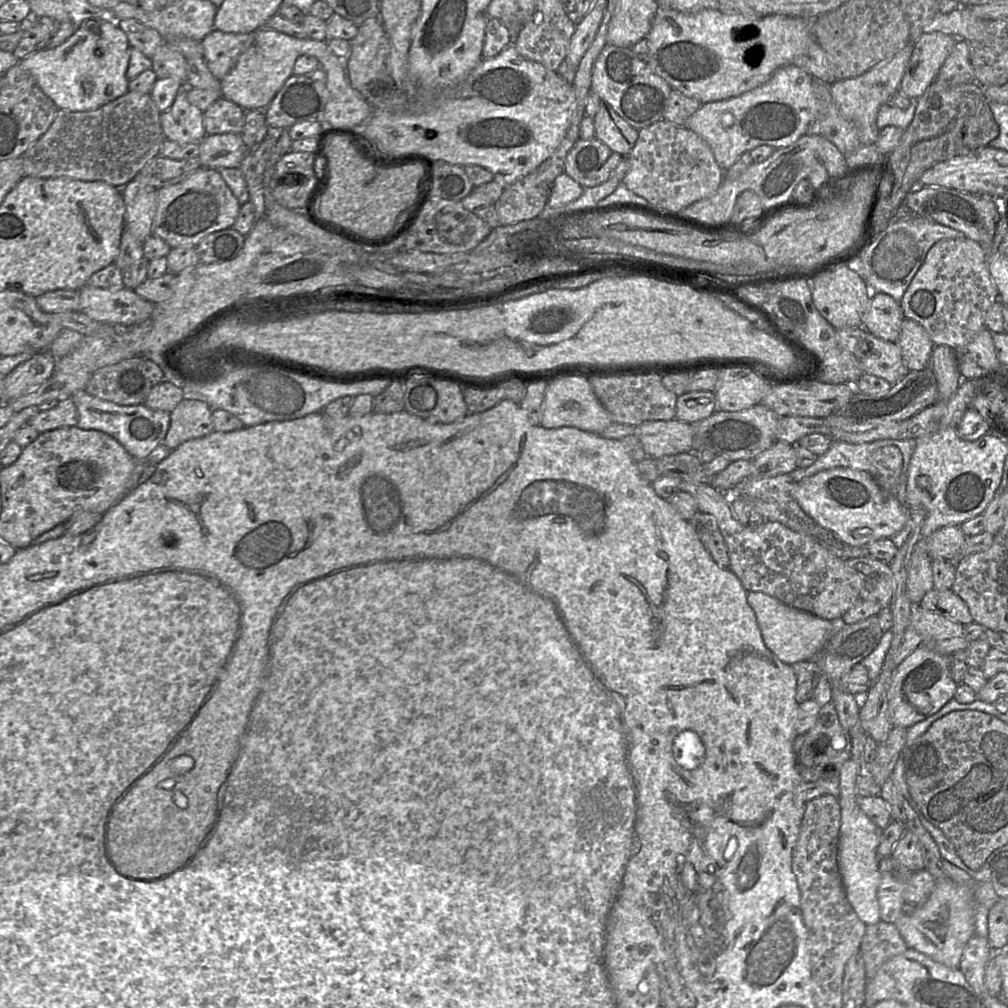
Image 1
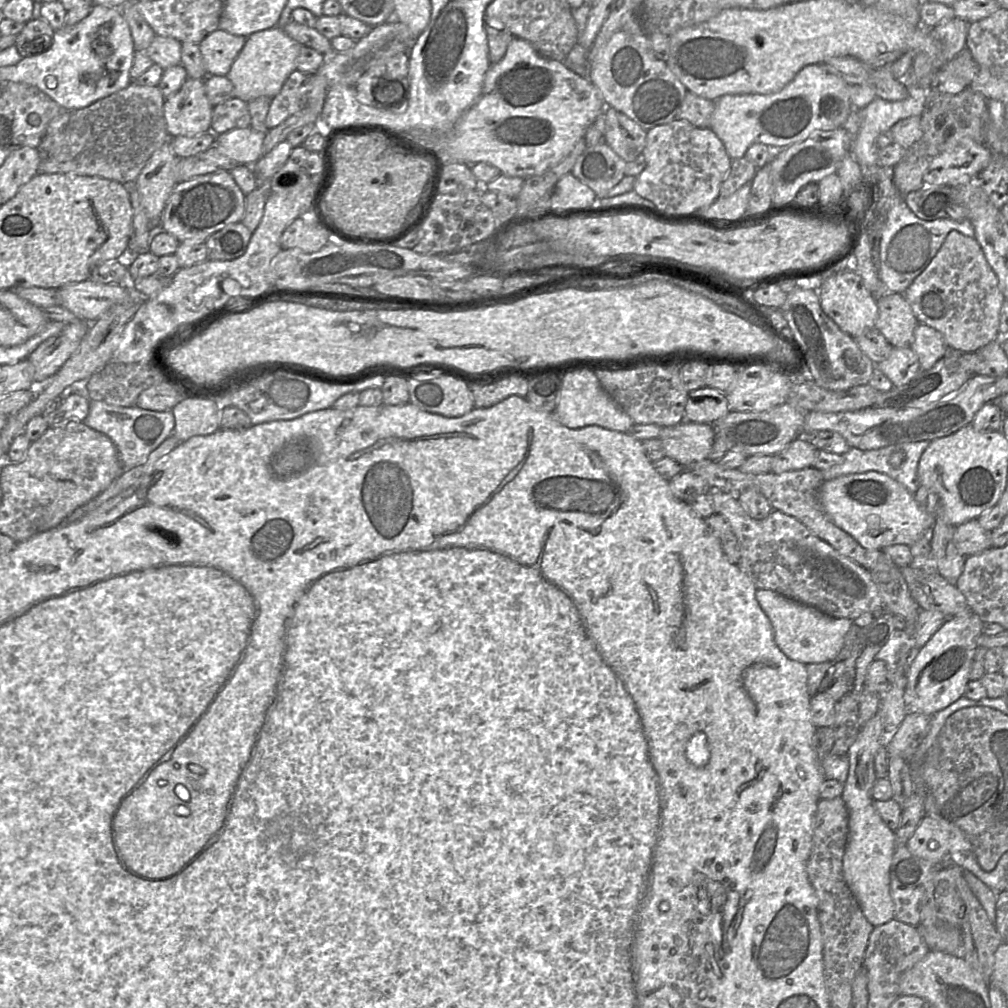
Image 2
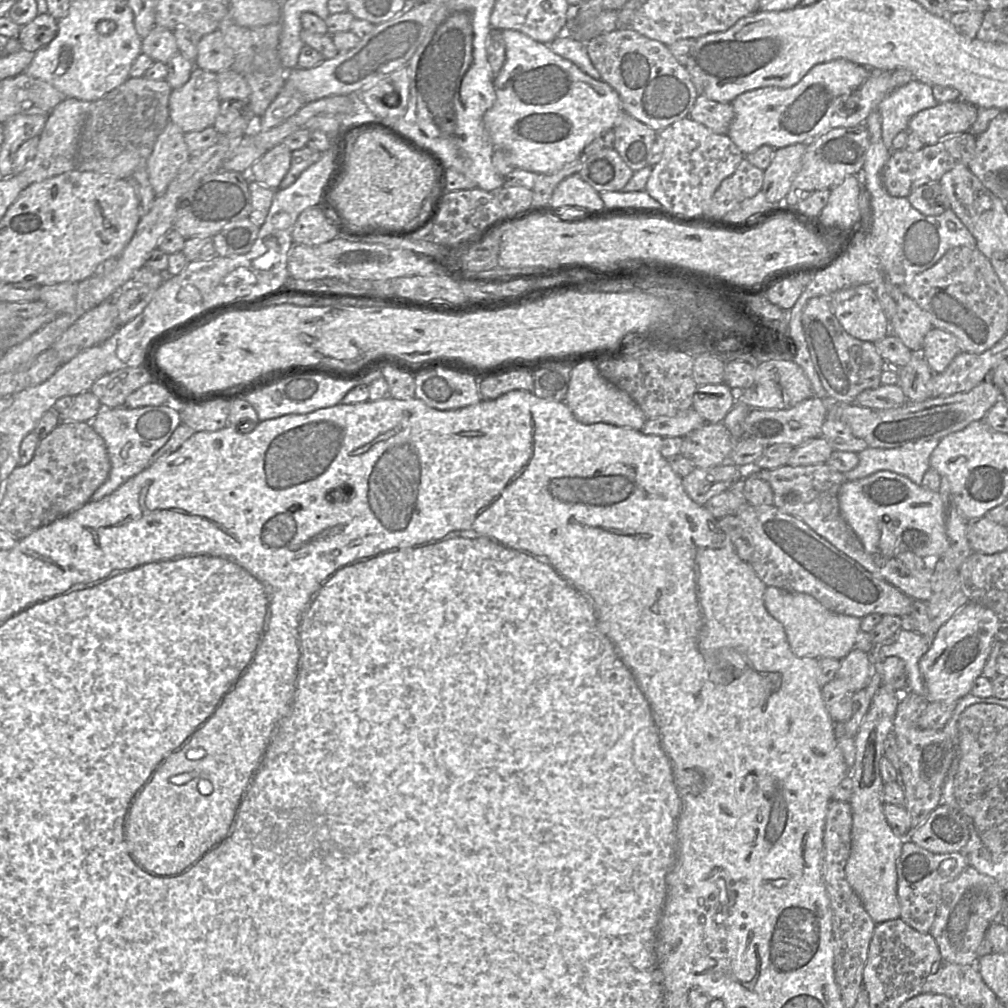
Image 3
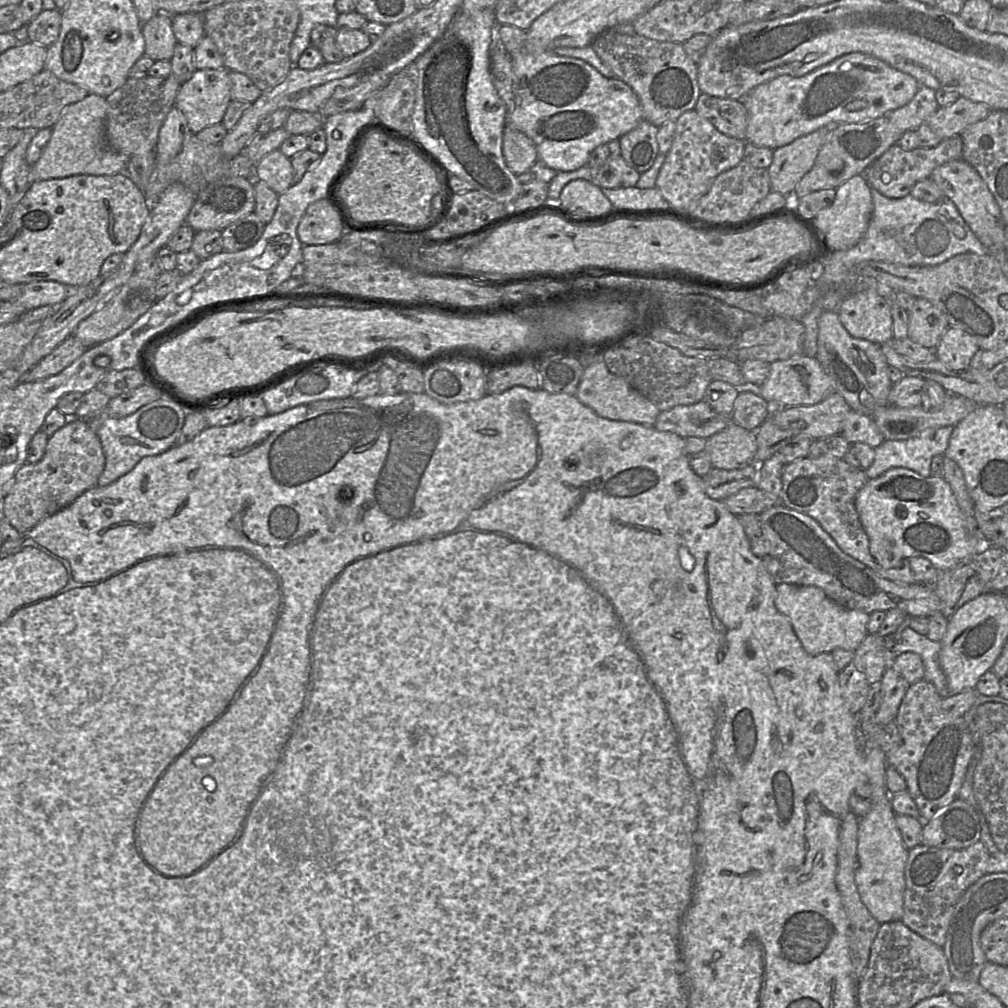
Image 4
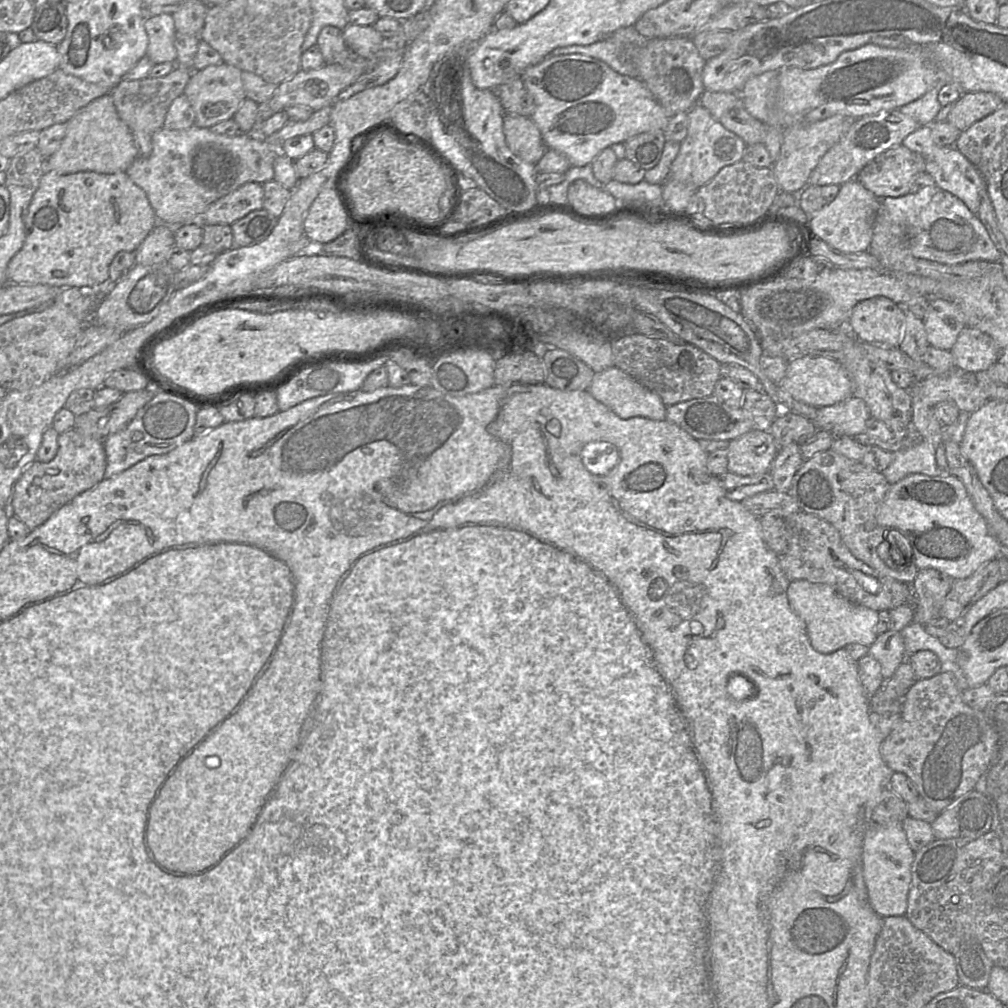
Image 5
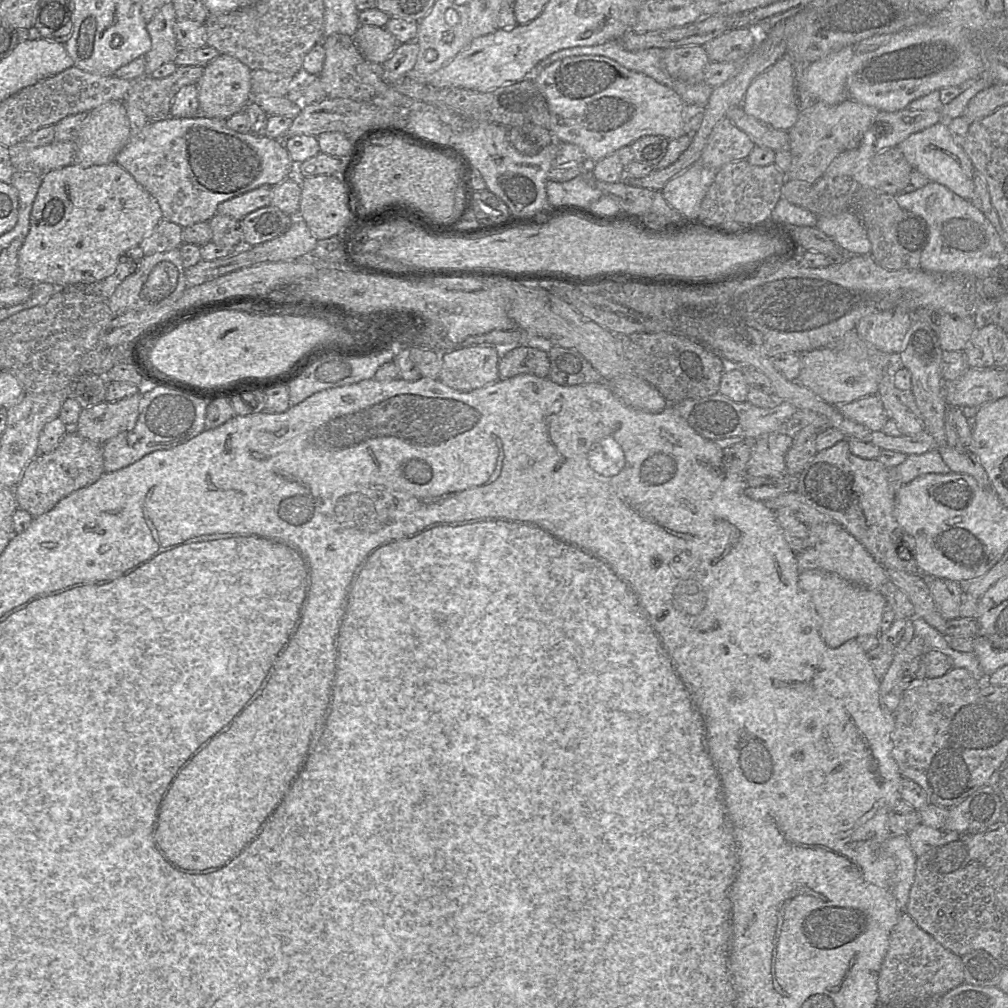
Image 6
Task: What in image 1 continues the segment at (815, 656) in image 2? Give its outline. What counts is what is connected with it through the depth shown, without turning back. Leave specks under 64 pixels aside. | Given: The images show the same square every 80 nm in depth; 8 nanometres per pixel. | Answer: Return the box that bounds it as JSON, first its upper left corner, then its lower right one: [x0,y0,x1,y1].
[747,592,834,664]

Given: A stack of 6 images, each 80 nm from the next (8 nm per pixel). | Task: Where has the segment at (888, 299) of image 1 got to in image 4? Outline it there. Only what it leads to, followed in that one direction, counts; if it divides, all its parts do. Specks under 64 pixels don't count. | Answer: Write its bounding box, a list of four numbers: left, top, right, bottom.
[908,298,949,348]

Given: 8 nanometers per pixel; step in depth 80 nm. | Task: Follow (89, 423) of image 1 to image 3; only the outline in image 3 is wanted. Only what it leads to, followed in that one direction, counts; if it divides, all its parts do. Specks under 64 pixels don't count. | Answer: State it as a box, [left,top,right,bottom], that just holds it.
[90,402,182,502]

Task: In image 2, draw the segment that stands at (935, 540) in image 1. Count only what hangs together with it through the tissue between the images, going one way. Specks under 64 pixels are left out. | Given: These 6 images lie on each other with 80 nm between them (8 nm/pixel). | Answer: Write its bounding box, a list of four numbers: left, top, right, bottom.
[953,519,992,557]

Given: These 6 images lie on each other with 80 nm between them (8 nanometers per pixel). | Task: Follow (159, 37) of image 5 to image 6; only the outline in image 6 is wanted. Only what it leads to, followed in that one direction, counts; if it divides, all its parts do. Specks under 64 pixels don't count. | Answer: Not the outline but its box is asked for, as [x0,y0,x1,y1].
[143,1,178,76]

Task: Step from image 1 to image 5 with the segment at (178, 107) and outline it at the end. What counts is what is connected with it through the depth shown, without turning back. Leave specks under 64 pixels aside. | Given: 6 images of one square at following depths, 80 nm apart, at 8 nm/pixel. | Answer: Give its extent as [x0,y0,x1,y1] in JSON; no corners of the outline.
[183,62,246,128]

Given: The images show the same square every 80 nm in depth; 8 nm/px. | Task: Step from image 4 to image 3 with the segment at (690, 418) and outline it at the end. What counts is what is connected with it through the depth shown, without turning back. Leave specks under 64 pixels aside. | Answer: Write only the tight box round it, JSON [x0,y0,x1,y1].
[640,408,706,437]

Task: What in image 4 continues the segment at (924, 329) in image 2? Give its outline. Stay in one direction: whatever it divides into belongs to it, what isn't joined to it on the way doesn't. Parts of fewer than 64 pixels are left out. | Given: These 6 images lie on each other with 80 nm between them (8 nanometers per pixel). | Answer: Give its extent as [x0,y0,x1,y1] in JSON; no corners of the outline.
[935,328,979,371]

